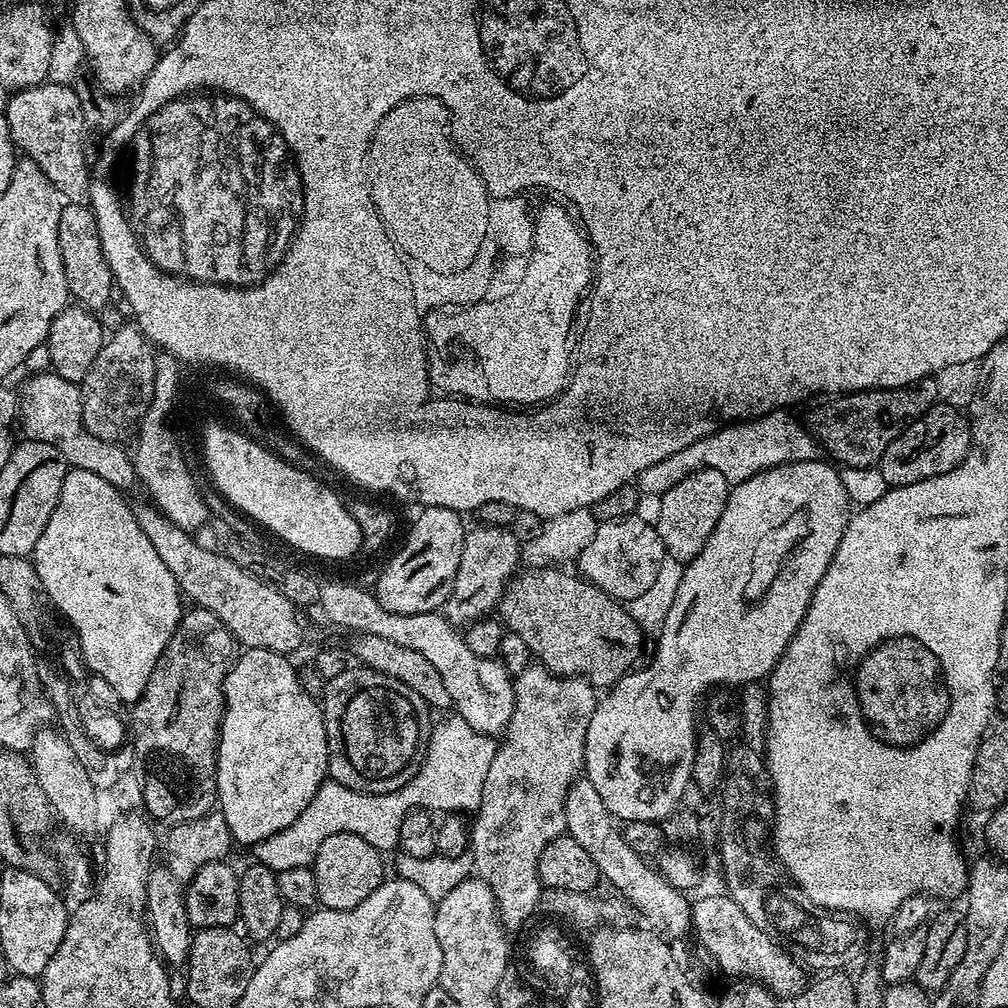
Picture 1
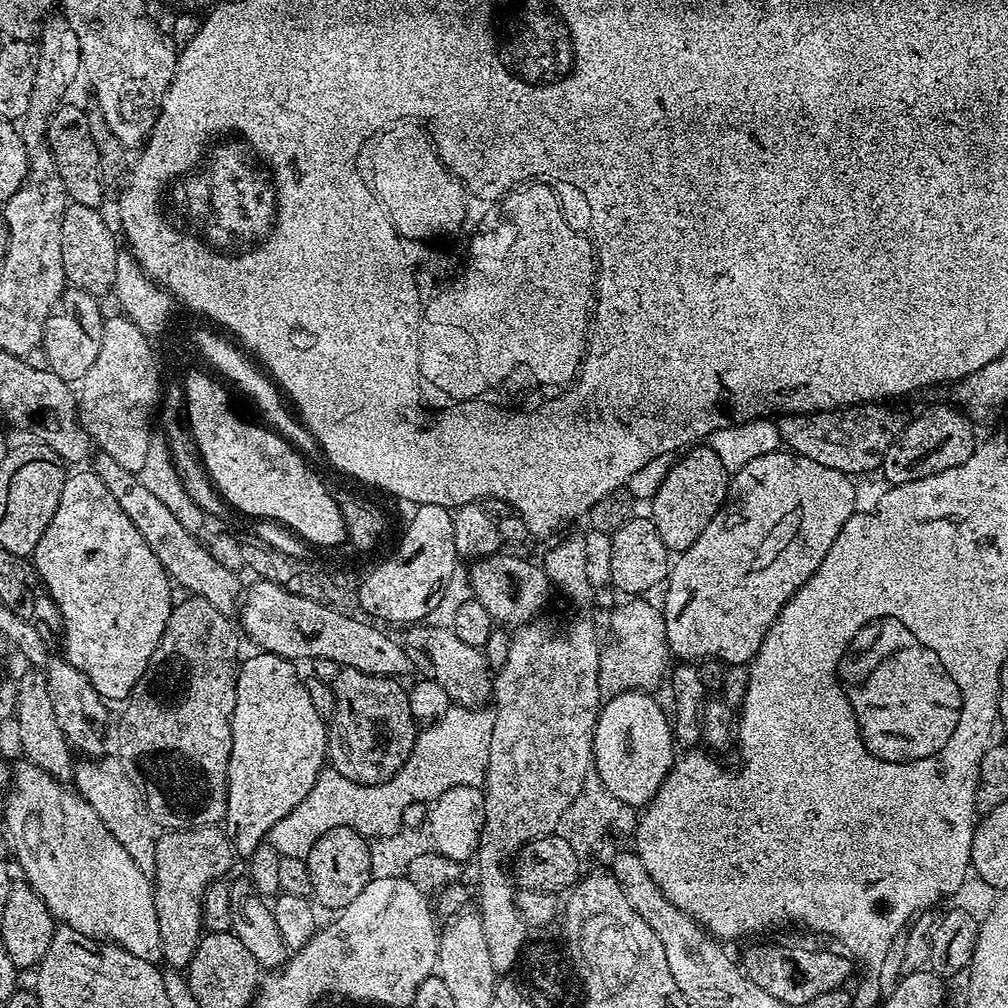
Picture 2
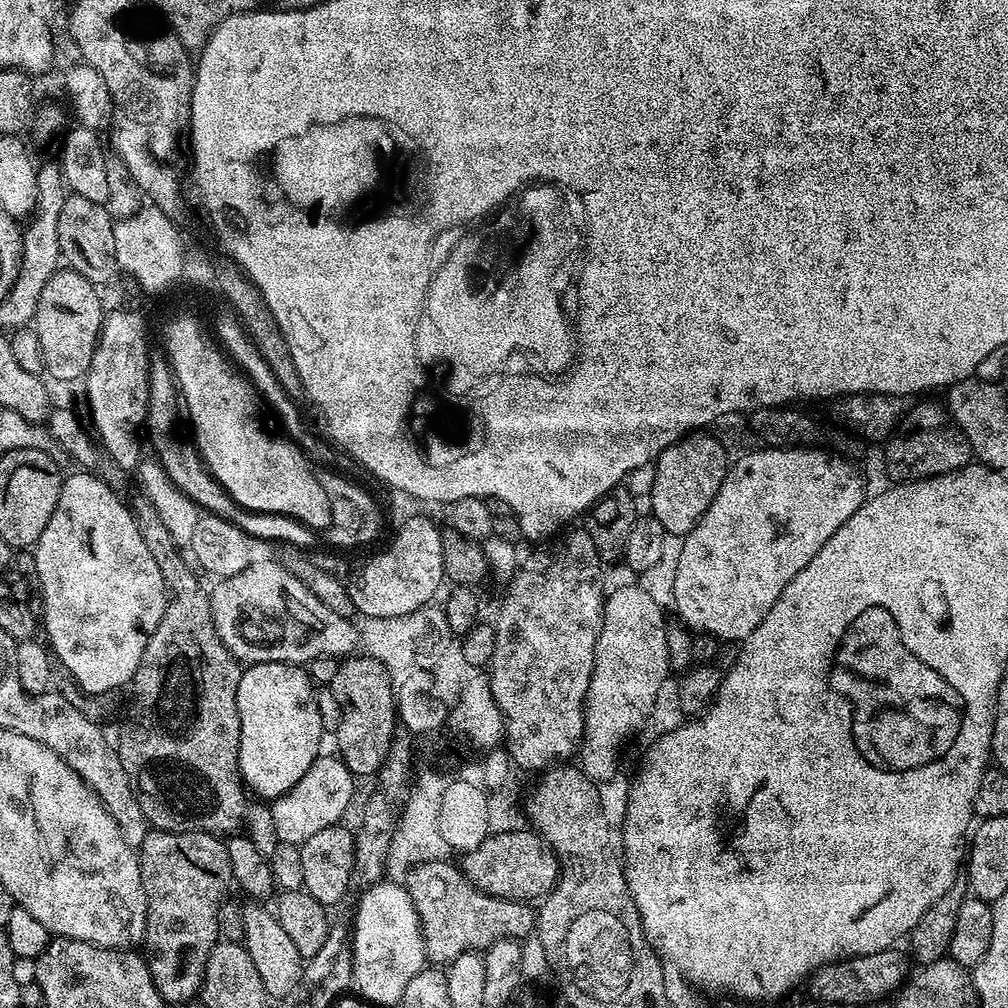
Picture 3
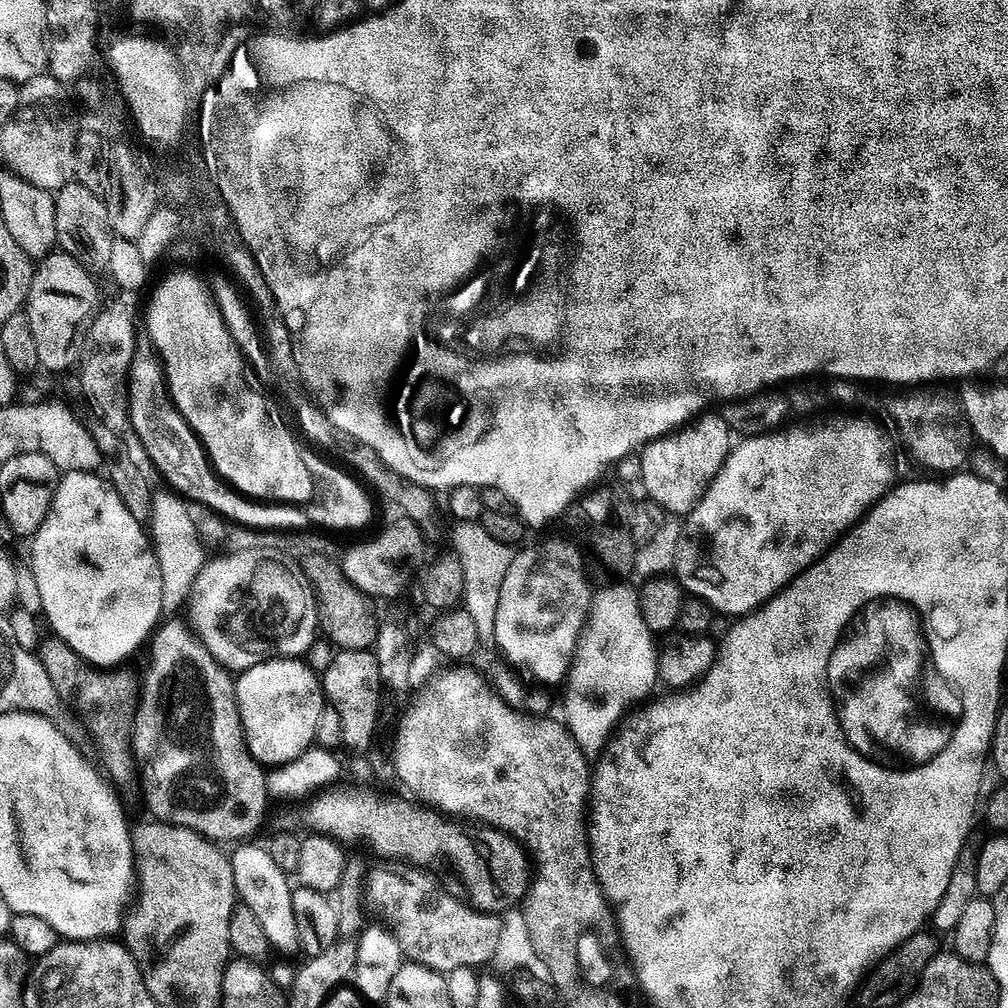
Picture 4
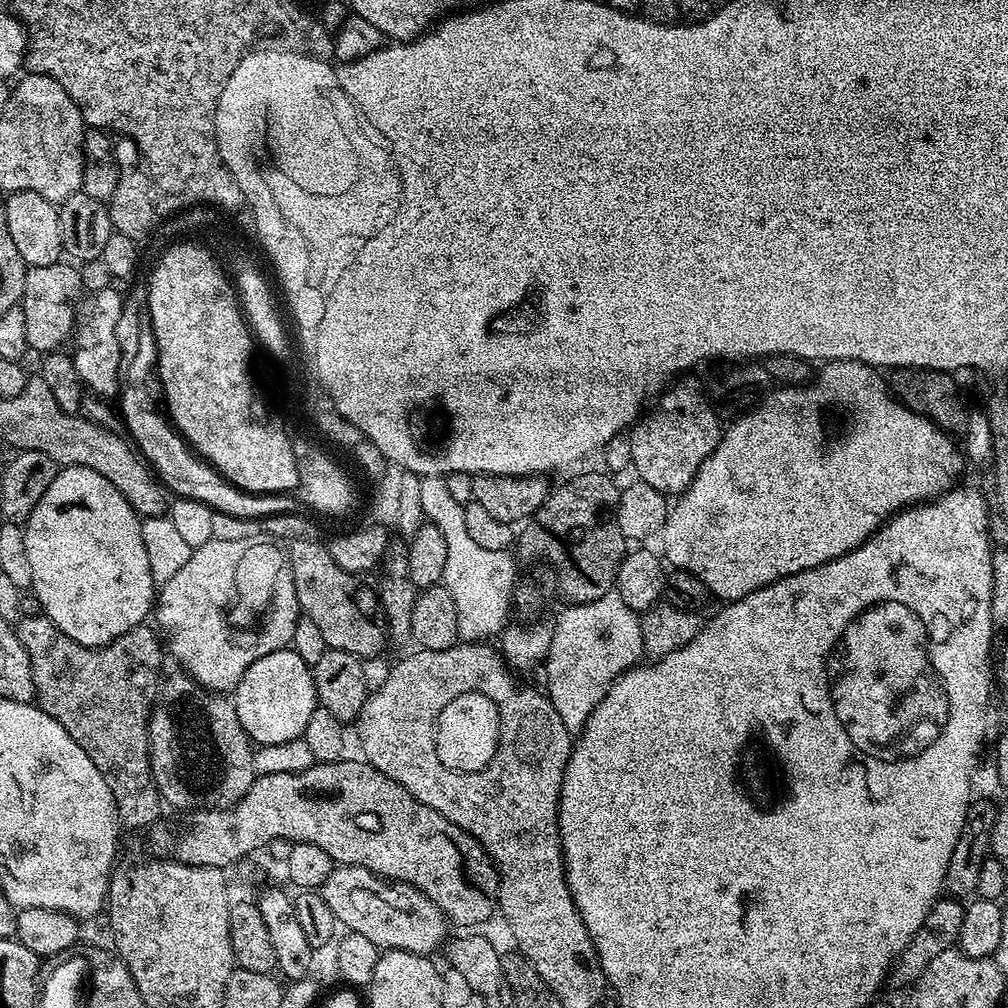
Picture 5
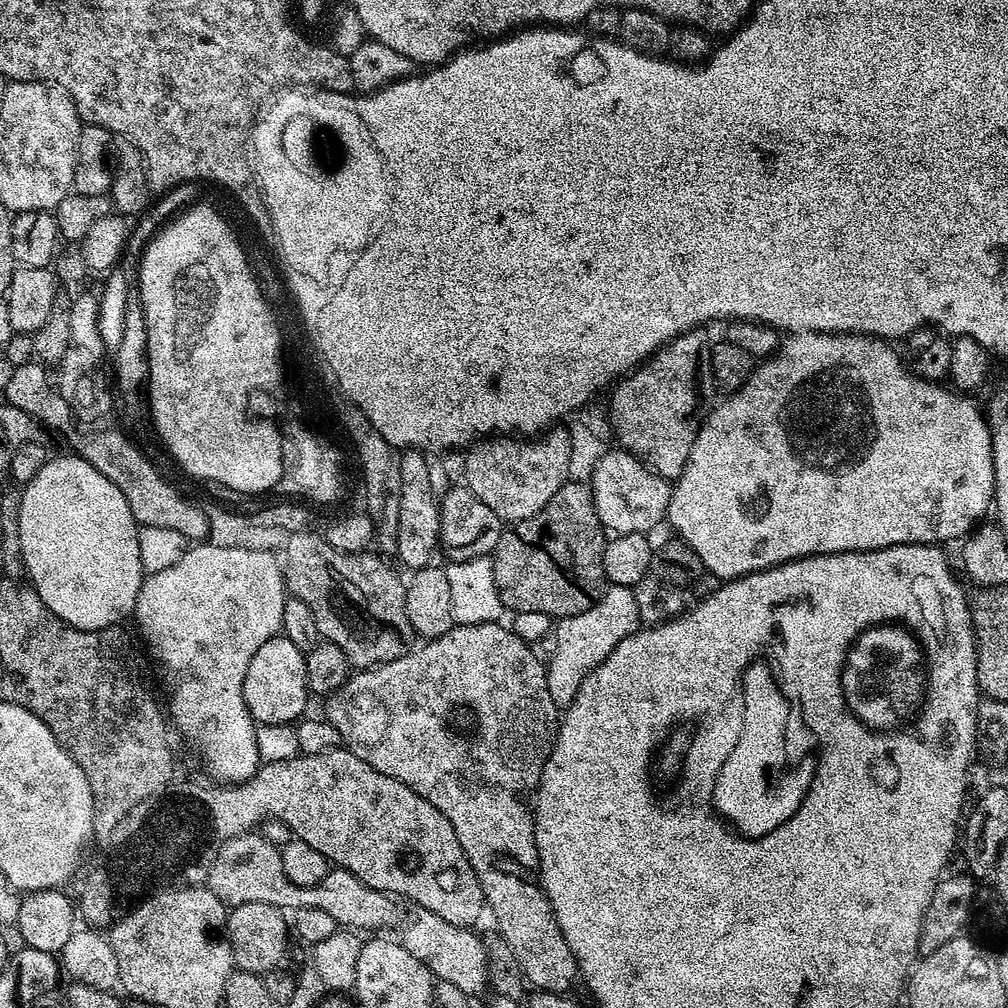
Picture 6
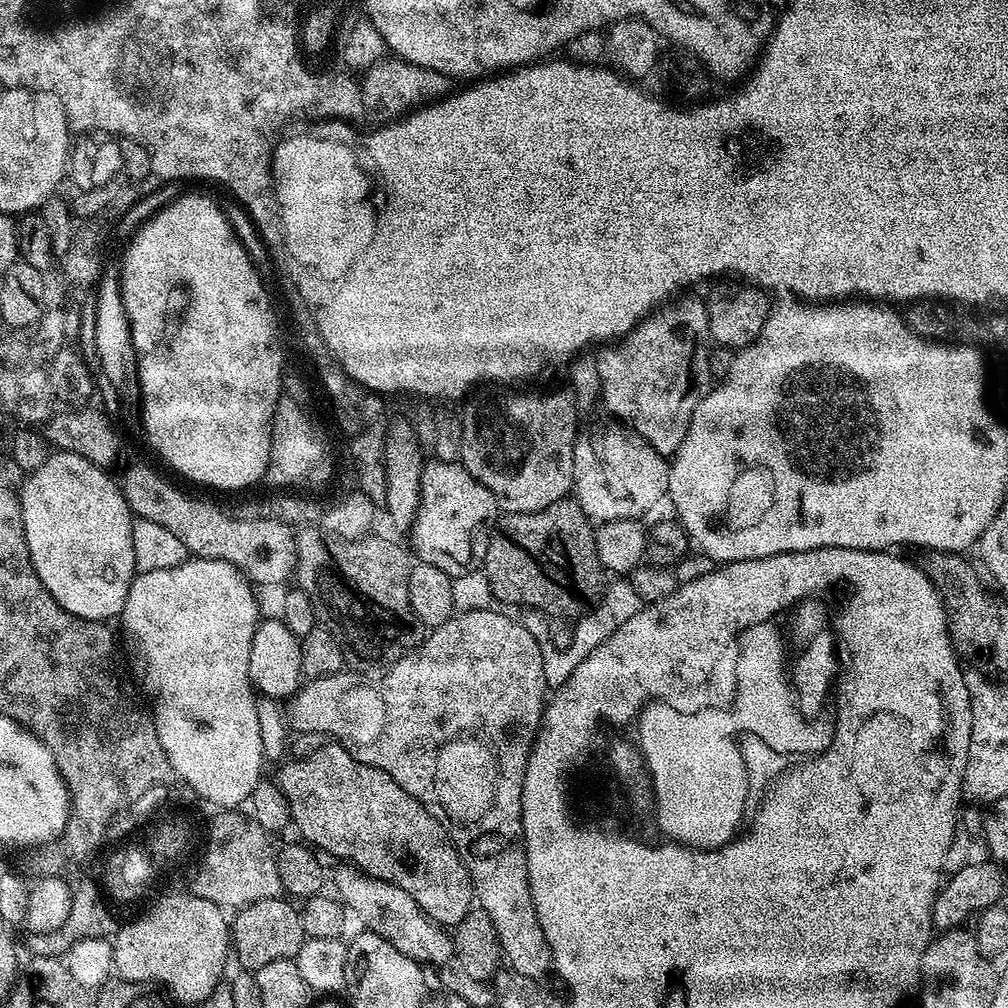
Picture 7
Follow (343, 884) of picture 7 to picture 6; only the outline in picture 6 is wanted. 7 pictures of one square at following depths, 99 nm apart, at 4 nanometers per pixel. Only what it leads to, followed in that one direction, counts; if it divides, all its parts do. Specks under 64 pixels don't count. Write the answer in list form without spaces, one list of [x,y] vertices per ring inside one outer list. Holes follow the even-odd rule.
[[[416,908],[413,913],[413,916],[405,922],[400,936],[398,935],[398,943],[410,954],[414,954],[414,958],[418,958],[418,962],[426,965],[437,981],[458,986],[458,990],[462,990],[469,998],[476,998],[484,991],[487,993],[490,985],[488,983],[488,959],[484,949],[484,940],[481,937],[476,937],[472,928],[459,928],[450,922],[442,922],[442,918],[438,918],[438,914],[430,914],[430,910],[425,908]]]

